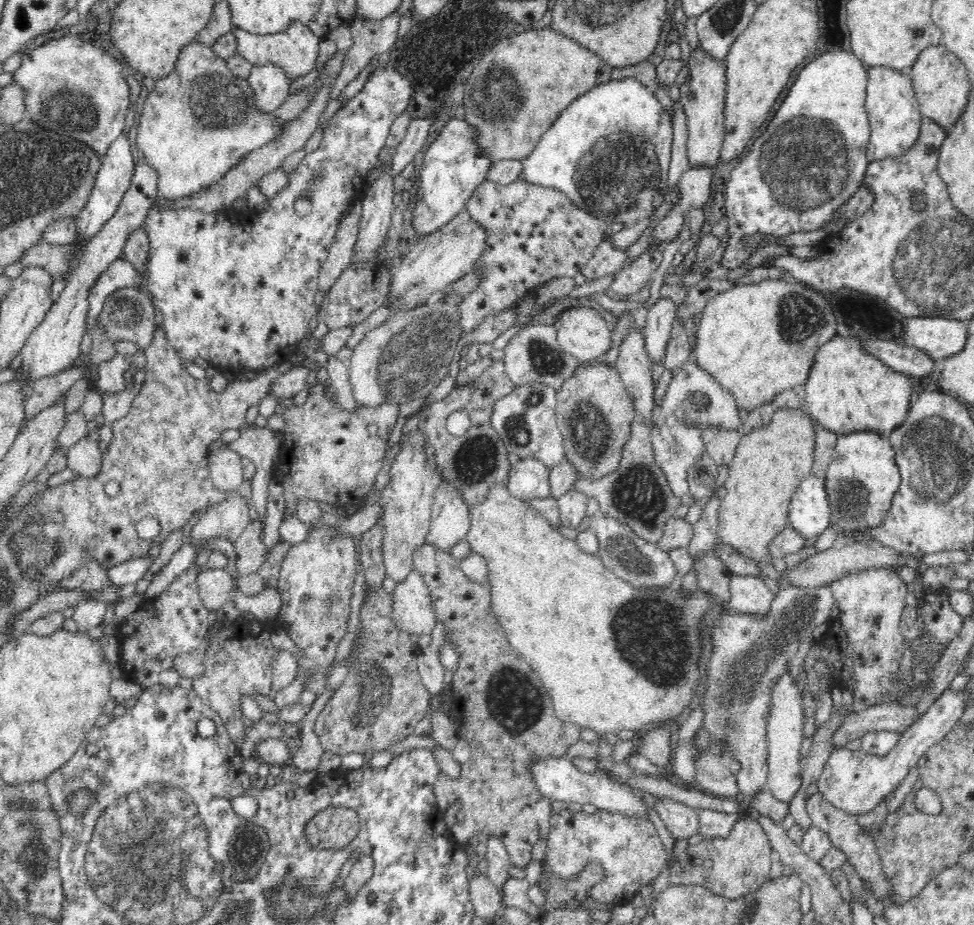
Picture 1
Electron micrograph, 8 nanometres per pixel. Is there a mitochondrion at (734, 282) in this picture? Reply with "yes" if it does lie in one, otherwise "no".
no

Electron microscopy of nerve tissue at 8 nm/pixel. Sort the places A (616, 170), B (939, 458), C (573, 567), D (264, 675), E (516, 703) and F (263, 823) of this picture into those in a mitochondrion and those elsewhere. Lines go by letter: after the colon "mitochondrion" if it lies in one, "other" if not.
A: mitochondrion
B: mitochondrion
C: other
D: other
E: mitochondrion
F: other

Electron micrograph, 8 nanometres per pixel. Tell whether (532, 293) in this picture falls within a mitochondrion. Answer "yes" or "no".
no

